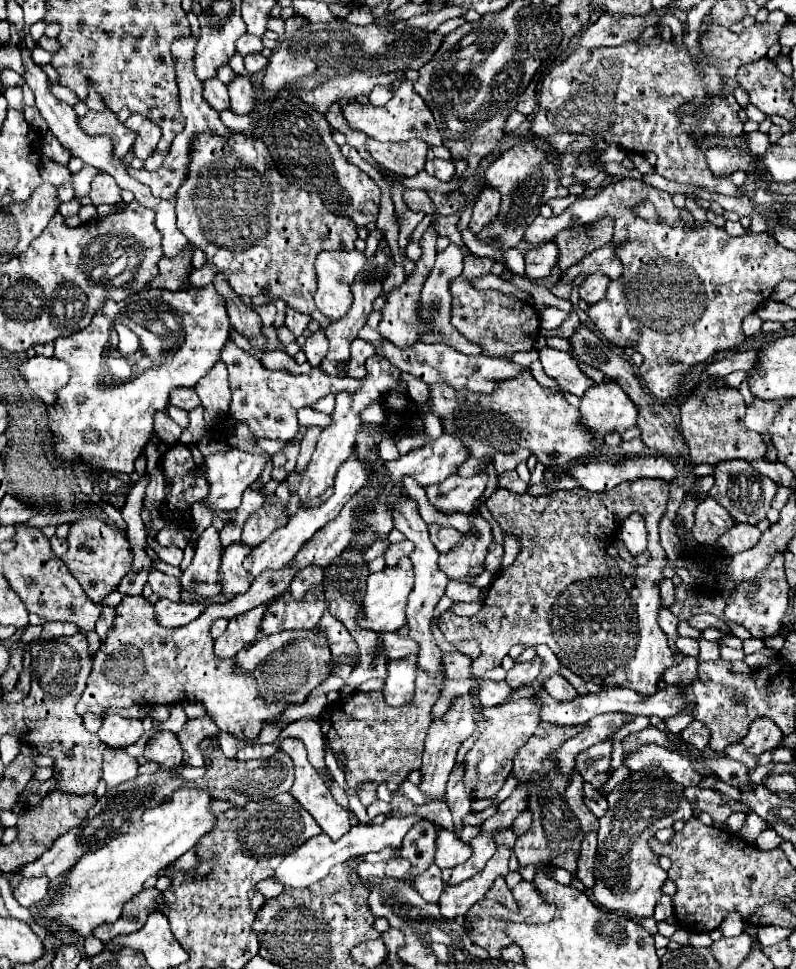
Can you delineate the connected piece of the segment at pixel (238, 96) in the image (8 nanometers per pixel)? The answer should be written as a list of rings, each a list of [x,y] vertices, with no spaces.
[[[236,75],[236,79],[228,85],[230,101],[232,101],[232,111],[238,115],[248,115],[256,109],[256,93],[248,81],[248,77]]]

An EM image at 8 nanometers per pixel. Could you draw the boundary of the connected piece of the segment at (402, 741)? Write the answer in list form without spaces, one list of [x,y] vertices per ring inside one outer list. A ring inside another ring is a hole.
[[[418,671],[416,695],[408,707],[388,707],[382,693],[356,691],[340,699],[338,703],[328,705],[316,717],[320,721],[324,747],[334,749],[334,753],[344,753],[346,759],[344,773],[346,773],[348,787],[354,791],[354,795],[360,793],[366,781],[374,781],[376,785],[386,783],[390,793],[394,793],[412,769],[420,769],[424,741],[432,721],[430,709],[436,703],[438,695],[440,695],[440,681],[430,679],[426,673]],[[384,727],[402,727],[402,729],[390,733]]]

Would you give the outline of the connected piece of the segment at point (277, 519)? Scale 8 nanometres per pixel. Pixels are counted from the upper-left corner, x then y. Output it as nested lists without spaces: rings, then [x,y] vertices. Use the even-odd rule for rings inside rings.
[[[274,495],[246,521],[242,527],[240,543],[246,547],[256,547],[286,523],[288,523],[288,517],[284,513],[284,503],[280,497]]]

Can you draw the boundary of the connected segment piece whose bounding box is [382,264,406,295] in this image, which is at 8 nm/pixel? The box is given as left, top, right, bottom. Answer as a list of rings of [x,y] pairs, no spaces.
[[[396,264],[389,273],[388,278],[385,280],[383,285],[383,294],[388,294],[392,290],[394,290],[396,287],[400,286],[406,278],[406,273],[404,271],[404,268],[401,264]]]

